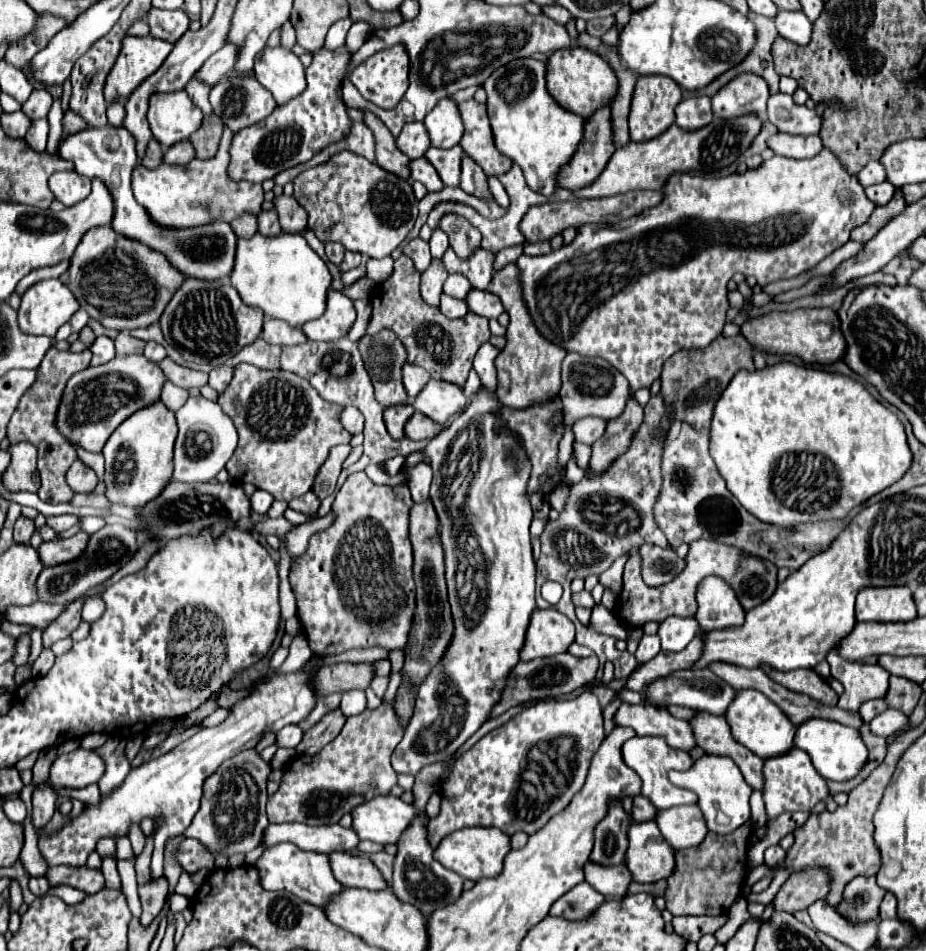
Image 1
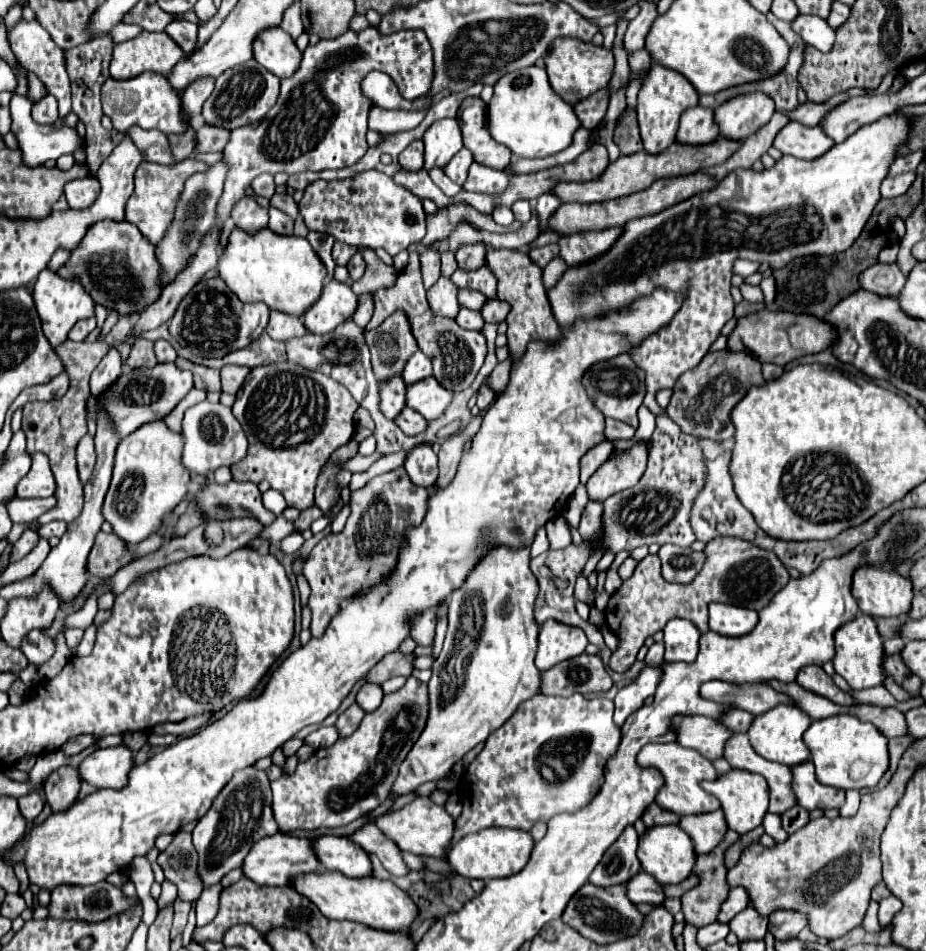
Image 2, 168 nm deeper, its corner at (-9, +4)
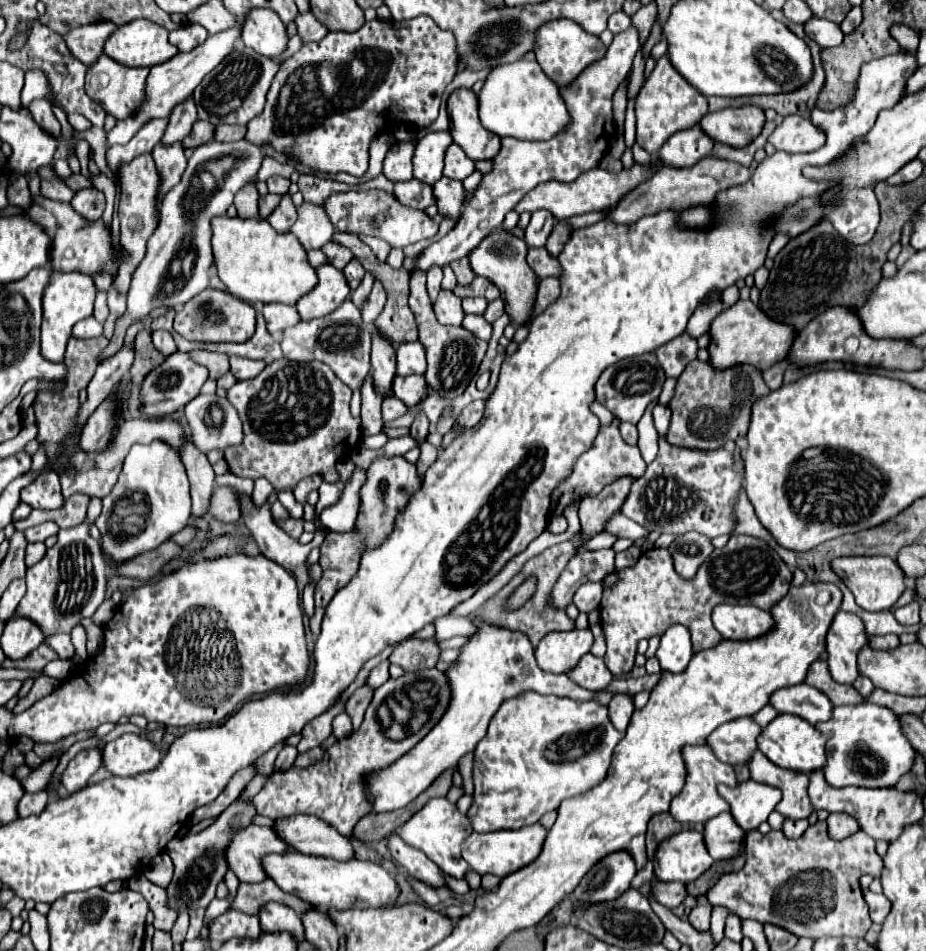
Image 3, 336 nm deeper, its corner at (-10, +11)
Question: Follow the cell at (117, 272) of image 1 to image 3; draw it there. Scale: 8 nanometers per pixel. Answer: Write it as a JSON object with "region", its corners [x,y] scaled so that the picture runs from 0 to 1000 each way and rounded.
{"region":[[[45,205],[37,207],[35,218],[28,222],[39,234],[43,234],[50,243],[58,243],[56,247],[56,264],[54,264],[54,281],[56,285],[86,285],[91,289],[104,287],[119,287],[127,289],[127,281],[134,272],[132,260],[121,256],[121,241],[112,237],[110,230],[95,232],[84,226],[76,213],[65,213],[50,209]]]}

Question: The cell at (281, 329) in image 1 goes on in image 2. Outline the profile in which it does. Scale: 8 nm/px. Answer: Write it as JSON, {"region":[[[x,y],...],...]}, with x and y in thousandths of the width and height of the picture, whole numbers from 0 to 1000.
{"region":[[[293,328],[290,341],[288,341],[288,351],[295,358],[310,360],[312,355],[329,353],[332,345],[327,343],[323,332],[314,332],[314,330],[308,330],[308,328]]]}

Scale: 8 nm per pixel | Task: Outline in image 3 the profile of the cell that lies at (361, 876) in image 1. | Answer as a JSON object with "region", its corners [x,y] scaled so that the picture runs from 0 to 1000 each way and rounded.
{"region":[[[317,857],[313,861],[302,861],[298,865],[298,874],[315,893],[322,893],[324,897],[356,901],[363,905],[382,903],[380,884],[371,878],[365,878],[361,870],[348,865],[348,861],[339,857]]]}

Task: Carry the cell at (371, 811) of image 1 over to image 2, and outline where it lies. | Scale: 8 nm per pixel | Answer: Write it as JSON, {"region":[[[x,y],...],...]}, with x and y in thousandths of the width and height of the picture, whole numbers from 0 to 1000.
{"region":[[[450,839],[444,845],[440,845],[435,852],[411,858],[407,862],[407,871],[418,881],[424,881],[424,885],[429,885],[429,890],[437,896],[444,896],[448,900],[481,904],[483,894],[485,894],[485,885],[489,881],[491,862],[481,854],[478,848],[468,845],[463,839]]]}

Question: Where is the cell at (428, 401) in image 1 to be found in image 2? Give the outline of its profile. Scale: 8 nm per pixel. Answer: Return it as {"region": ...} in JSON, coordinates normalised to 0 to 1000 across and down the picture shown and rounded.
{"region":[[[468,395],[437,406],[437,425],[461,442],[474,440],[487,419],[489,414],[485,414],[485,410],[481,410]]]}

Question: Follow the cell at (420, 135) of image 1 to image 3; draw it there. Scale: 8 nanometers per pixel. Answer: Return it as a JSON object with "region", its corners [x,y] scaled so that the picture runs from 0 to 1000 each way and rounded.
{"region":[[[443,148],[425,150],[415,167],[413,182],[423,190],[445,188],[445,163],[447,163],[447,150]]]}

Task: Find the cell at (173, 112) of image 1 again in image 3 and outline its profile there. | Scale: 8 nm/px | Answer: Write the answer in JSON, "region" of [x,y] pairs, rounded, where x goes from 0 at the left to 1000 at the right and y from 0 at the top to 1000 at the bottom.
{"region":[[[110,58],[97,73],[93,79],[93,98],[110,108],[110,113],[125,123],[127,127],[138,125],[140,121],[145,121],[145,117],[149,117],[149,113],[153,113],[156,104],[158,104],[158,81],[160,81],[162,73],[140,73],[136,68],[125,66],[123,62],[119,62],[117,58]]]}

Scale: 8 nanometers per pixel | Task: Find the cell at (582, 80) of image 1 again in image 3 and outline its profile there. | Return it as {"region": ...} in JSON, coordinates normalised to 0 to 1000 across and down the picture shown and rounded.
{"region":[[[600,20],[590,24],[587,28],[581,30],[579,37],[579,64],[583,66],[585,75],[603,89],[603,91],[611,91],[616,89],[633,70],[637,70],[639,66],[644,66],[646,62],[650,62],[654,58],[654,47],[644,39],[637,37],[633,33],[629,33],[629,28],[616,20]]]}

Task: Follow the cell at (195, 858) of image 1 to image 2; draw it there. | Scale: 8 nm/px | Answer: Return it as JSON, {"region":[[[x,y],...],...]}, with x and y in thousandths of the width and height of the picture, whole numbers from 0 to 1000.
{"region":[[[191,875],[180,894],[172,898],[170,909],[176,913],[178,923],[191,932],[198,948],[213,948],[219,932],[213,923],[213,896],[204,875]]]}

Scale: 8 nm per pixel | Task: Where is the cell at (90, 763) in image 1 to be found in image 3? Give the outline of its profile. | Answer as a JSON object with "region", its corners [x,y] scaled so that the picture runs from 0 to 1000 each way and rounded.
{"region":[[[145,771],[130,773],[117,779],[110,788],[110,807],[125,817],[140,817],[166,809],[173,802],[173,790],[158,777]]]}

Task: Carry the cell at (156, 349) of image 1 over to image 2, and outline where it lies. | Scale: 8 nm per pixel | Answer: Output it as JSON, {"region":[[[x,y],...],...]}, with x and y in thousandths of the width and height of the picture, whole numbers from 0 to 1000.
{"region":[[[170,358],[167,360],[167,372],[170,372],[172,381],[189,381],[189,376],[191,376],[187,364],[180,358]]]}

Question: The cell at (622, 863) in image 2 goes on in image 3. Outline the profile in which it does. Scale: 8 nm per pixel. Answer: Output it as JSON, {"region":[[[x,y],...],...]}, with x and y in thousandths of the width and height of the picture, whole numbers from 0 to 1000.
{"region":[[[663,895],[648,903],[620,937],[626,950],[646,950],[665,945],[680,933],[687,920],[685,901],[678,895]]]}

